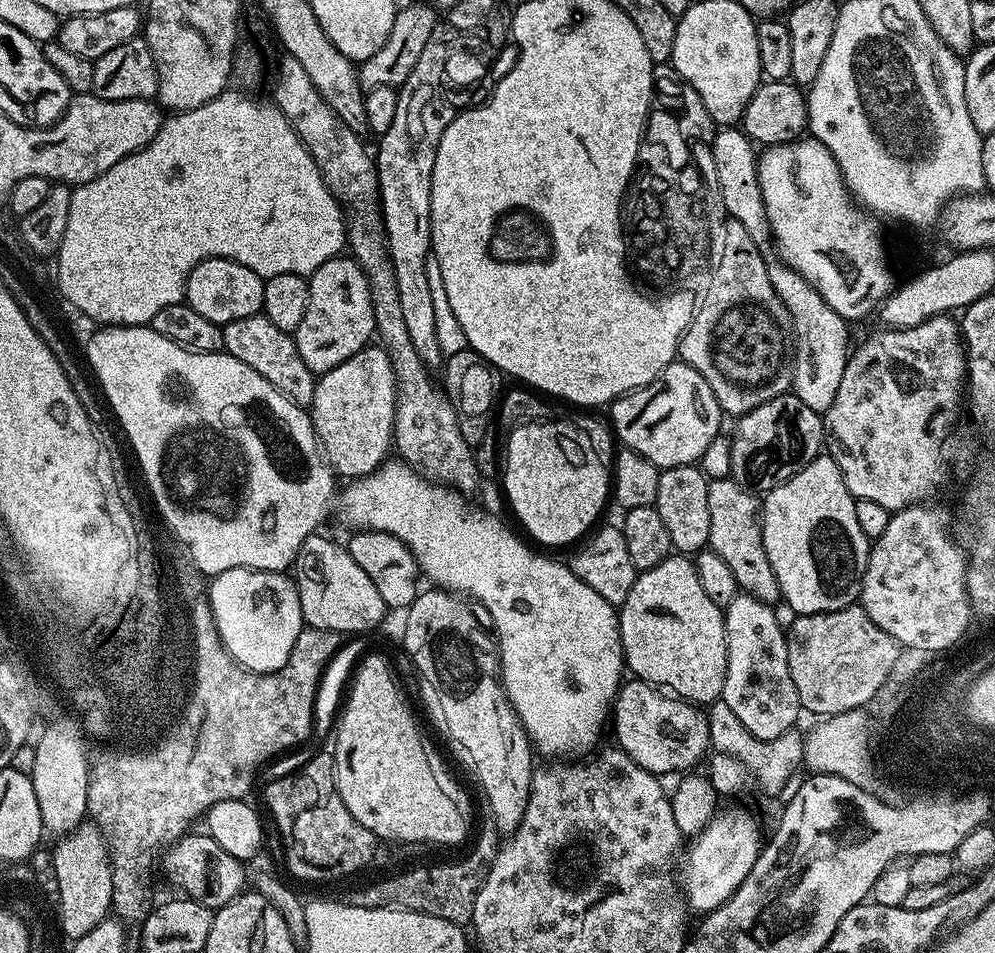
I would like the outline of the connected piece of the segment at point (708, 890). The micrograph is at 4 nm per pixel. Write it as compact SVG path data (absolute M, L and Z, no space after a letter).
M721 811L689 844L683 895L691 911L707 914L723 906L746 882L746 874L760 856L762 836L760 840L760 828L750 813Z

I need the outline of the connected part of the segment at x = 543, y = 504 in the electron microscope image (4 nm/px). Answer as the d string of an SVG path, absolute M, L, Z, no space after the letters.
M560 419L541 420L539 424L511 429L507 433L508 453L505 456L503 453L502 456L504 492L508 495L521 526L537 540L537 545L575 545L597 523L595 520L599 518L604 503L609 503L610 500L610 472L606 464L600 461L591 438L582 429Z

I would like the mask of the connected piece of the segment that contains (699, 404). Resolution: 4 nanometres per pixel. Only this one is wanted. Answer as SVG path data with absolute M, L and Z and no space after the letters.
M683 362L667 364L662 374L654 378L654 382L627 392L612 401L610 411L612 428L616 431L617 438L621 440L619 443L632 452L642 454L642 458L654 462L654 466L661 470L683 464L696 464L706 446L710 446L710 442L714 442L714 438L722 432L720 428L722 413L719 402L714 398L714 390L710 390L706 378L702 378L698 370Z

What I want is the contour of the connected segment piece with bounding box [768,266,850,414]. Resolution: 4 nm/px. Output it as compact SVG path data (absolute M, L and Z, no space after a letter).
M787 266L769 267L770 282L774 286L774 294L786 306L790 321L790 332L794 337L796 361L791 361L791 391L810 410L825 413L834 402L834 394L838 394L838 382L842 382L842 374L848 365L850 347L848 348L849 321L844 320L814 290L804 278Z

